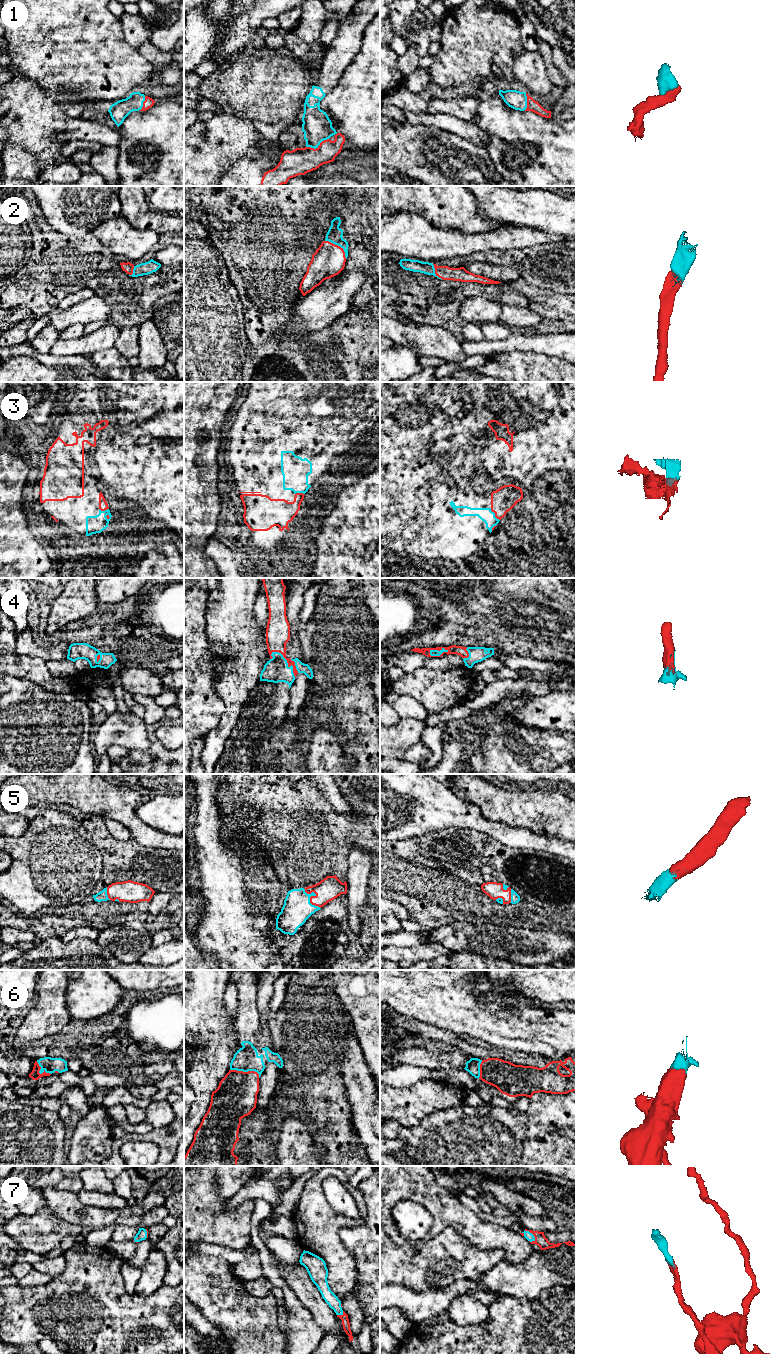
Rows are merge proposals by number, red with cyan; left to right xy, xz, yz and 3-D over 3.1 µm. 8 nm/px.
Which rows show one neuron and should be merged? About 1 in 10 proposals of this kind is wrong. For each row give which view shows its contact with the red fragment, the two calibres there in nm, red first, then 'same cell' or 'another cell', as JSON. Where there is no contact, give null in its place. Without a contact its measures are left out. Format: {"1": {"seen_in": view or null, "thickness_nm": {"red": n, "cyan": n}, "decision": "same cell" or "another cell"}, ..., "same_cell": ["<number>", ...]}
{"1": {"seen_in": "xz", "thickness_nm": {"red": 220, "cyan": 240}, "decision": "same cell"}, "2": {"seen_in": "xz", "thickness_nm": {"red": 260, "cyan": 130}, "decision": "same cell"}, "3": {"seen_in": "yz", "thickness_nm": {"red": 190, "cyan": 110}, "decision": "same cell"}, "4": {"seen_in": "xz", "thickness_nm": {"red": 190, "cyan": 190}, "decision": "same cell"}, "5": {"seen_in": "xz", "thickness_nm": {"red": 180, "cyan": 220}, "decision": "same cell"}, "6": {"seen_in": "xz", "thickness_nm": {"red": 340, "cyan": 190}, "decision": "same cell"}, "7": {"seen_in": "yz", "thickness_nm": {"red": 90, "cyan": 70}, "decision": "same cell"}, "same_cell": ["1", "2", "3", "4", "5", "6", "7"]}

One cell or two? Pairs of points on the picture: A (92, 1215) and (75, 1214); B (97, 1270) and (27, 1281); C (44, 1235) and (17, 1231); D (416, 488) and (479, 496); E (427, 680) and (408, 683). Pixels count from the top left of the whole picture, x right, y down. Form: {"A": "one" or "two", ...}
{"A": "one", "B": "two", "C": "one", "D": "two", "E": "one"}

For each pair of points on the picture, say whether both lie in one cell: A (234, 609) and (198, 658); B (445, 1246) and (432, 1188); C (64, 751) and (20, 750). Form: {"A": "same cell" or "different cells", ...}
{"A": "different cells", "B": "different cells", "C": "same cell"}

